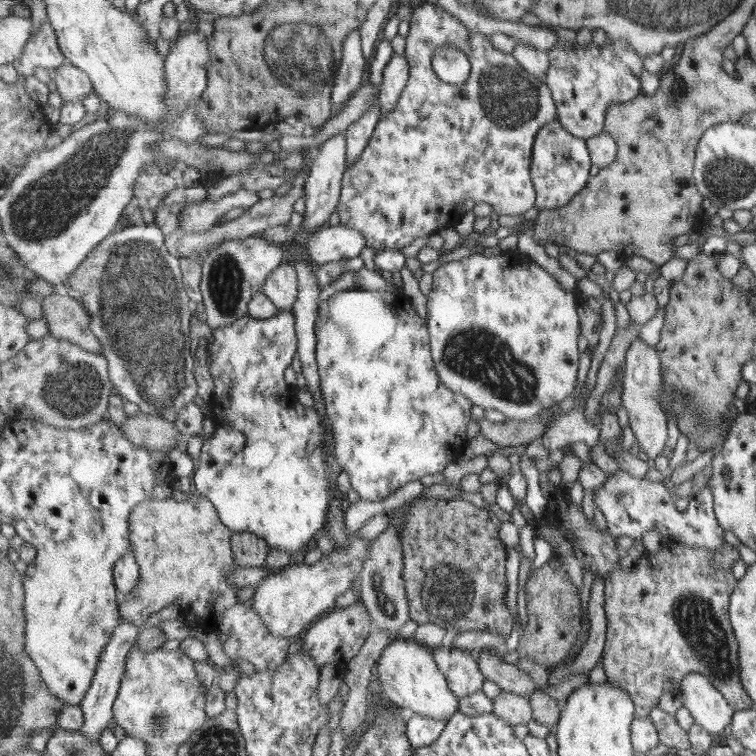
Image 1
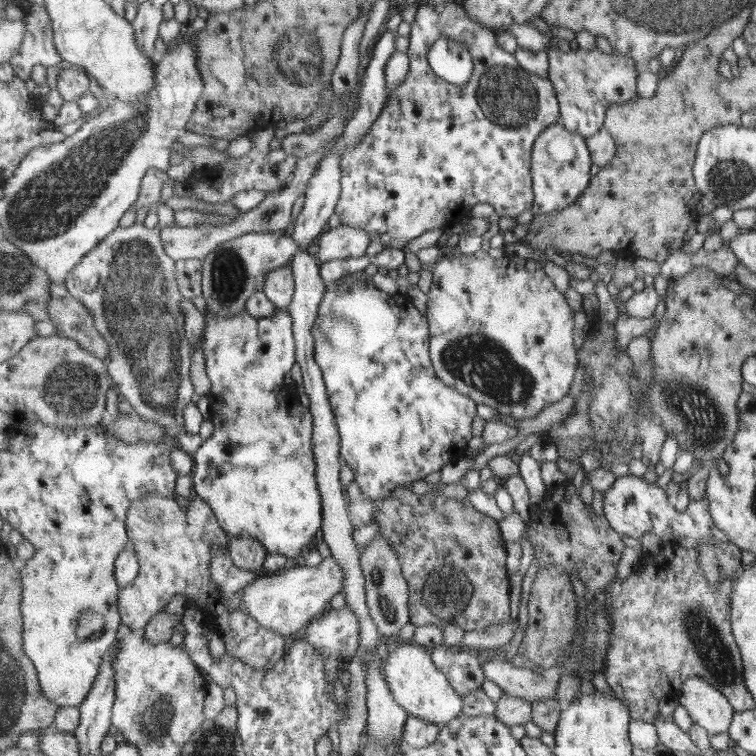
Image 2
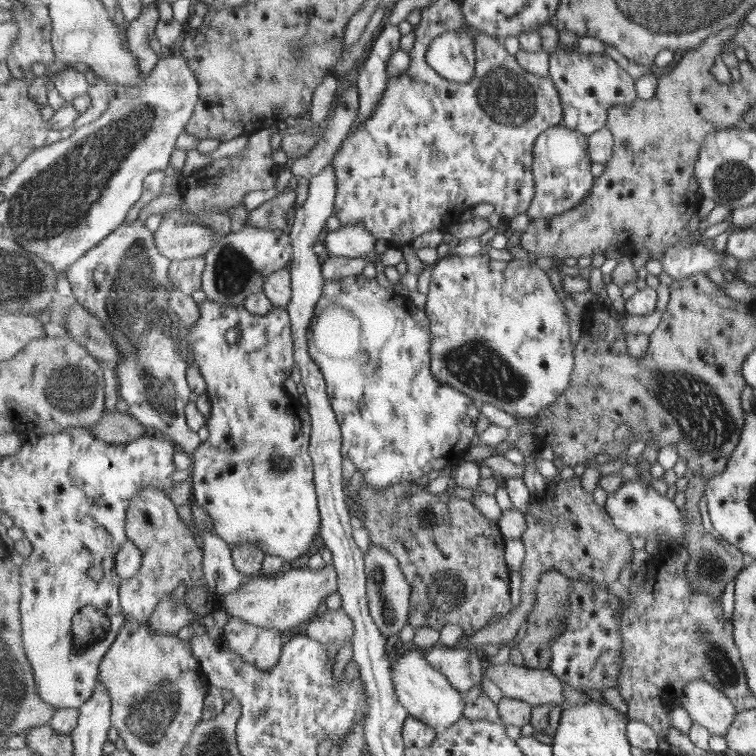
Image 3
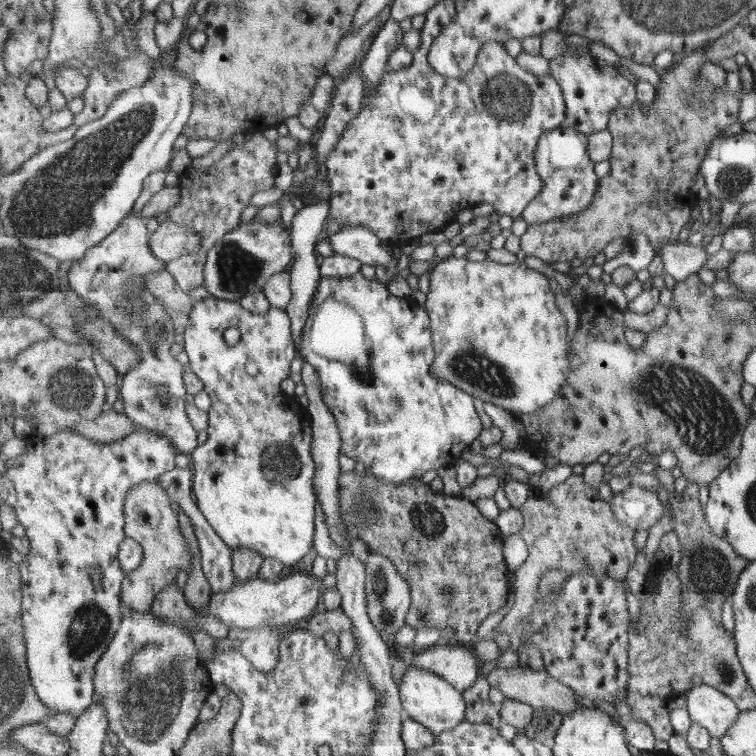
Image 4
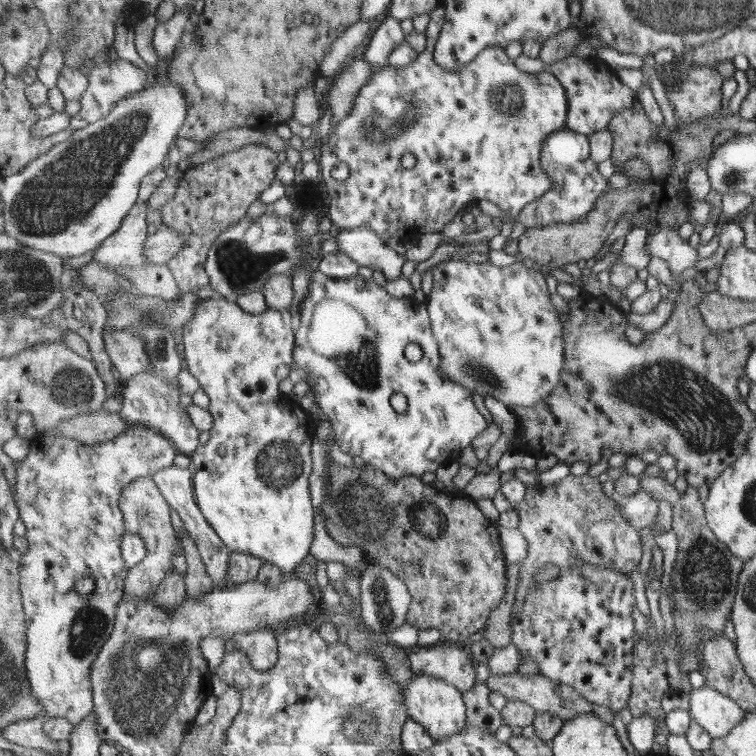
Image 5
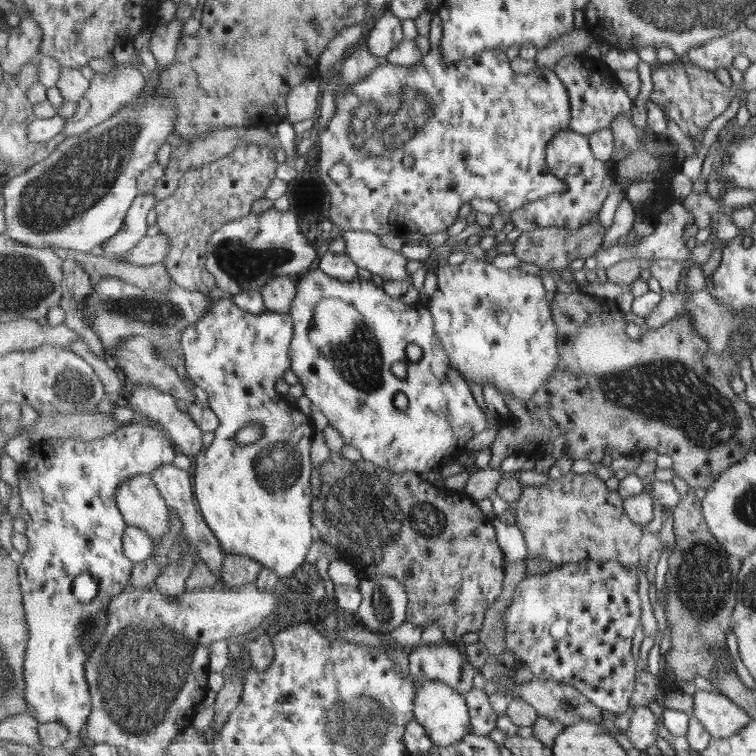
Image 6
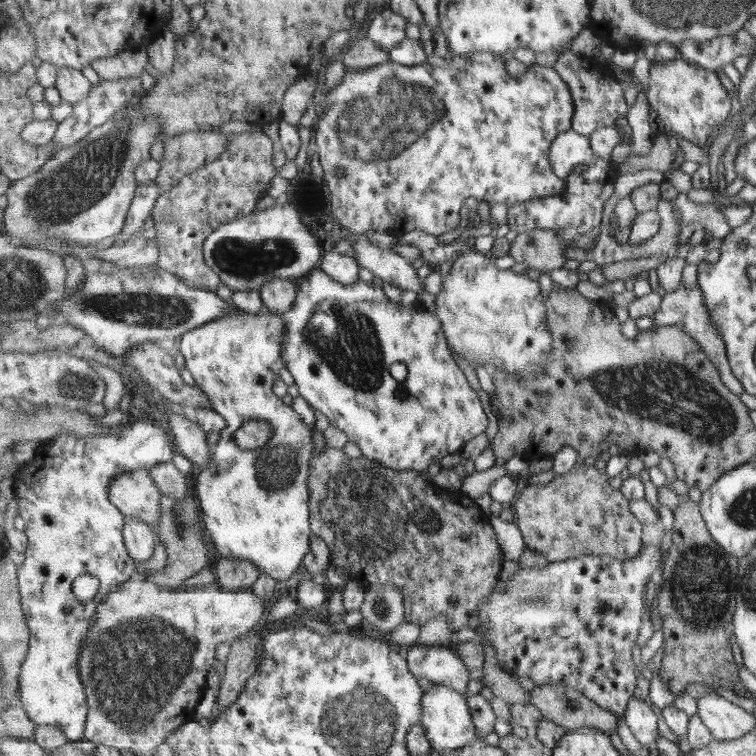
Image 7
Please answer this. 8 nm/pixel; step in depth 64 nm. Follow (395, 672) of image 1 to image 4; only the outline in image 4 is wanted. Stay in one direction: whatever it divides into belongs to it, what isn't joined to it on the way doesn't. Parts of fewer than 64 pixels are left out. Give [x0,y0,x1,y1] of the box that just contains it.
[400,662,468,737]

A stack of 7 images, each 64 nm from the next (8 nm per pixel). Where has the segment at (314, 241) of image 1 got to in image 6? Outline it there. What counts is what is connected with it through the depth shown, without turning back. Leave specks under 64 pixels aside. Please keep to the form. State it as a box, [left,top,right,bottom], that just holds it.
[343,230,413,286]

